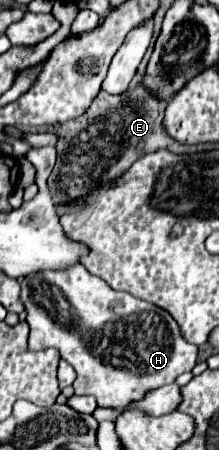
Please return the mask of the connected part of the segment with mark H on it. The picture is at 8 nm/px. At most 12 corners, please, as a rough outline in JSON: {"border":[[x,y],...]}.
{"border":[[82,265],[26,275],[28,347],[122,411],[192,371],[160,307]]}

